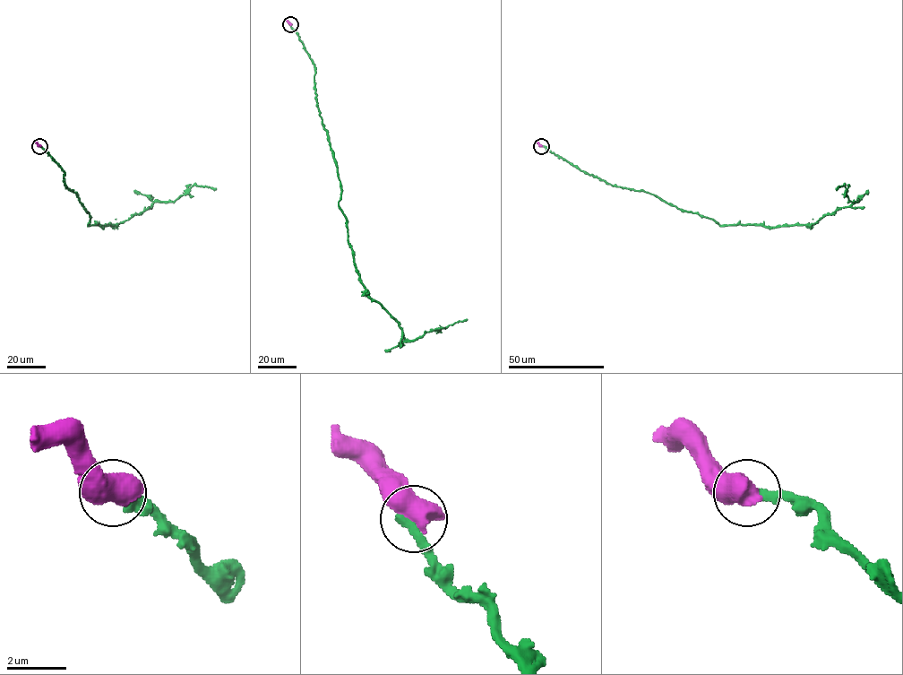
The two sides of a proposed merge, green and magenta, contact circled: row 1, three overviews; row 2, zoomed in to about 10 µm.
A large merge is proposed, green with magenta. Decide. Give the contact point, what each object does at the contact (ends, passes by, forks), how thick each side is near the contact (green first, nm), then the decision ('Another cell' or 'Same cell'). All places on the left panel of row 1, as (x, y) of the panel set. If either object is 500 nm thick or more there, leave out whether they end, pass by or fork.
Place: (39, 146). Thickness 360 nm (green) against 800 nm. Another cell

